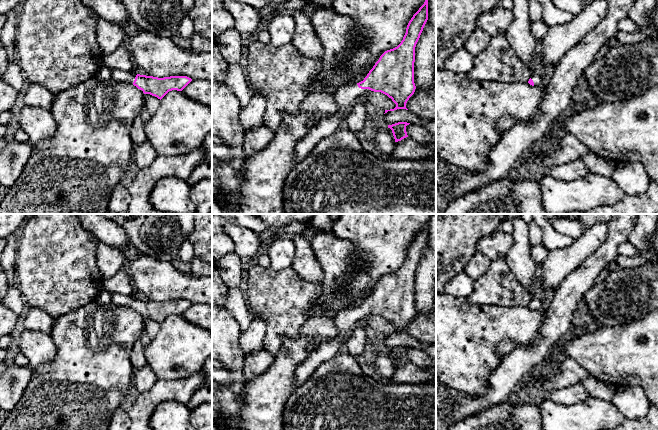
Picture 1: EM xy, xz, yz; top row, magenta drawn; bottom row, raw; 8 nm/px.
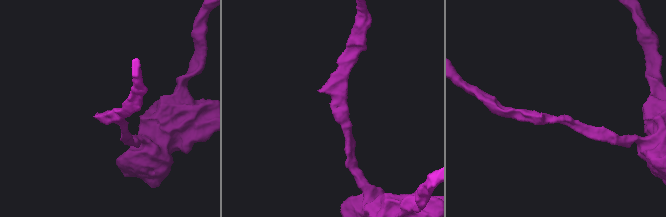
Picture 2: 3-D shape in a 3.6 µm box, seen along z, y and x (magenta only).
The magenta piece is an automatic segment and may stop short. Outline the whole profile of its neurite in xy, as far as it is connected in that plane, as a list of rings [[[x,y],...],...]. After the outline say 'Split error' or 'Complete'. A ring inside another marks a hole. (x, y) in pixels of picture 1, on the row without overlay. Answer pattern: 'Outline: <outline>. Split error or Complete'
Outline: [[[111,293],[111,298],[112,303],[115,305],[133,308],[138,313],[142,314],[144,318],[150,318],[160,324],[169,315],[182,315],[192,305],[192,303],[187,300],[158,302],[134,298],[132,295],[127,296],[118,293]]]. Split error

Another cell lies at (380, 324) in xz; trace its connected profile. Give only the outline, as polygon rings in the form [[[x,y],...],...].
[[[368,315],[362,319],[368,326],[383,334],[390,334],[396,331],[396,328],[387,319],[381,316]]]

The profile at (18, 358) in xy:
[[[15,349],[10,359],[13,363],[15,363],[18,366],[30,367],[30,362],[28,358],[17,349]]]

